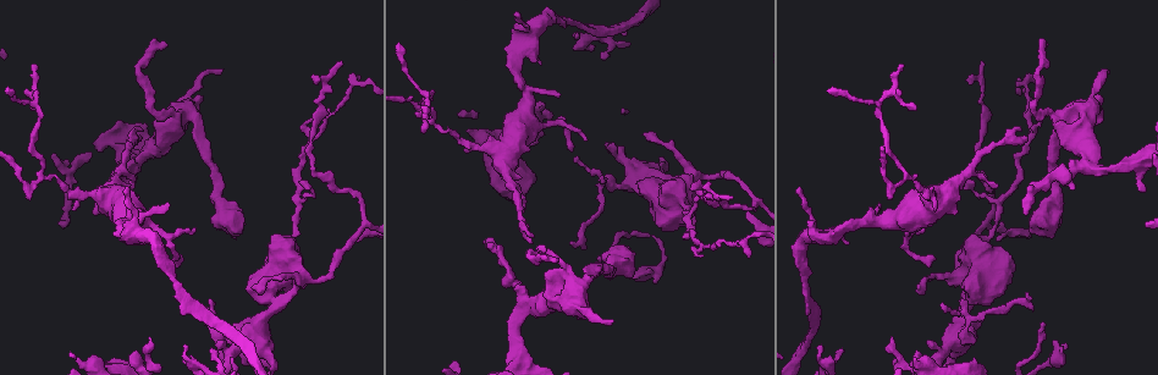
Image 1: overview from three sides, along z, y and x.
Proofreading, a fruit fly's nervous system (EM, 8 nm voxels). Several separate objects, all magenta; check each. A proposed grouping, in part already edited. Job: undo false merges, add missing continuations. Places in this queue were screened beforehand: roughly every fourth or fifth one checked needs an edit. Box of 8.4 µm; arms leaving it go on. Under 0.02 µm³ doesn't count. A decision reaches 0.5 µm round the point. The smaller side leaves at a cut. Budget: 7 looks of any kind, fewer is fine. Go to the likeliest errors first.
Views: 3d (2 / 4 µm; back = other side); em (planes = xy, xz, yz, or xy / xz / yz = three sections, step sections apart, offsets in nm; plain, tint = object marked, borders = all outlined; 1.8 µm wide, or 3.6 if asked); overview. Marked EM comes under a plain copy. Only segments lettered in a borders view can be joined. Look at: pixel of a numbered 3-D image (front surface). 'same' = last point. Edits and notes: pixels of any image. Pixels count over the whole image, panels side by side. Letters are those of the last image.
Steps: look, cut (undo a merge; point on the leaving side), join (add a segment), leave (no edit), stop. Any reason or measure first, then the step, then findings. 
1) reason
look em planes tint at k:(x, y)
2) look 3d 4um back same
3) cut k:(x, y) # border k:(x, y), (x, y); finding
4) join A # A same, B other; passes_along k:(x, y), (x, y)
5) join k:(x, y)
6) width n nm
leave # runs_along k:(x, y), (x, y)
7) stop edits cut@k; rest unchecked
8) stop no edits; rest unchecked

an open end
look em planes borders at 1:(97, 213)

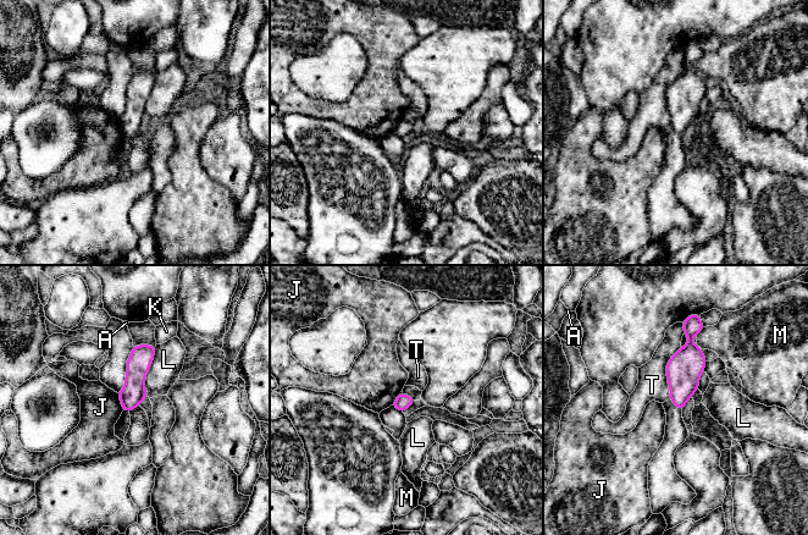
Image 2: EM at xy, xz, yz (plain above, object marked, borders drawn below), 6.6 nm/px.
width 100 nm
leave # A other, J other, K other, L other, M other, T other; runs_along 2:(147, 347), (126, 407); none of them fits

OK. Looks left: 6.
thin end
look em planes borders at 1:(542, 107)

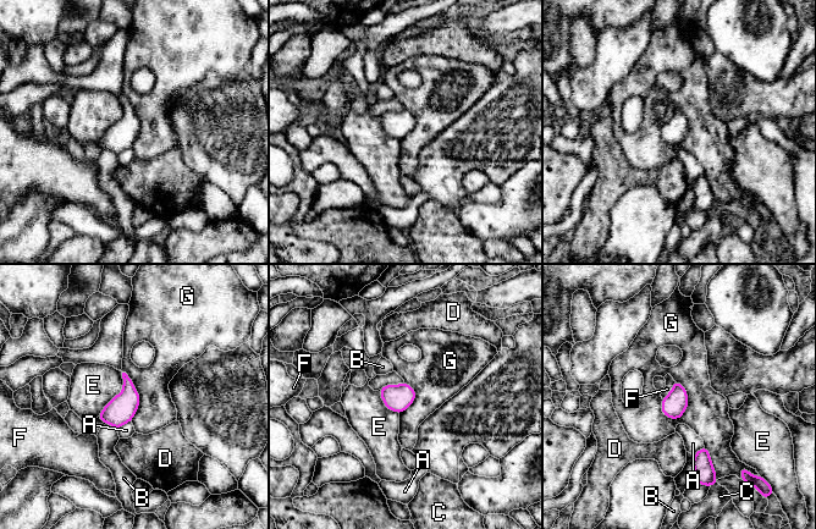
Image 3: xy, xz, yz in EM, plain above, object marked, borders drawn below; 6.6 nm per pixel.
leave # A other, B other, C other, D other, E other, F other, G other; border 3:(674, 380), (687, 408), (671, 419); none of them fits

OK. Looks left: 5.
tapers out
look em 3.6um planes borders at 1:(746, 214)

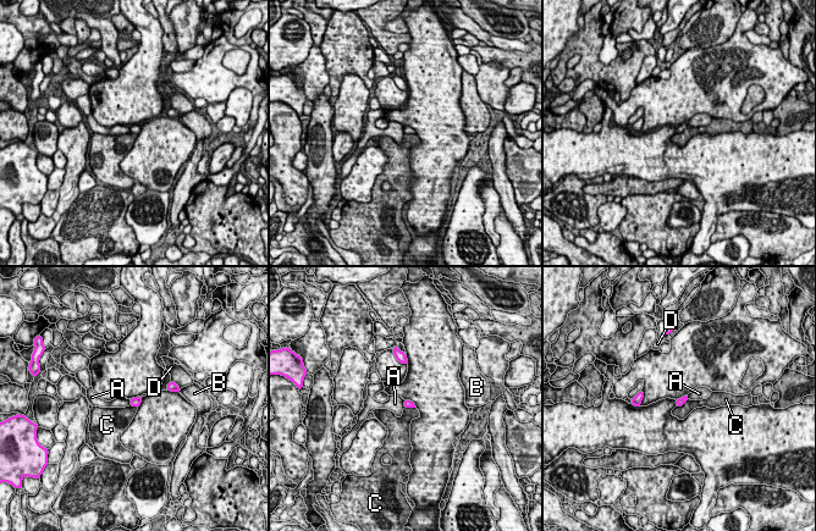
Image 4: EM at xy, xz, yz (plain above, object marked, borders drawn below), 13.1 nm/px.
width 100 nm
leave # A other, B other, C other, D other; border 4:(404, 407), (415, 408); none of them fits

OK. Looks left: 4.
stop no edits; rest unchecked

